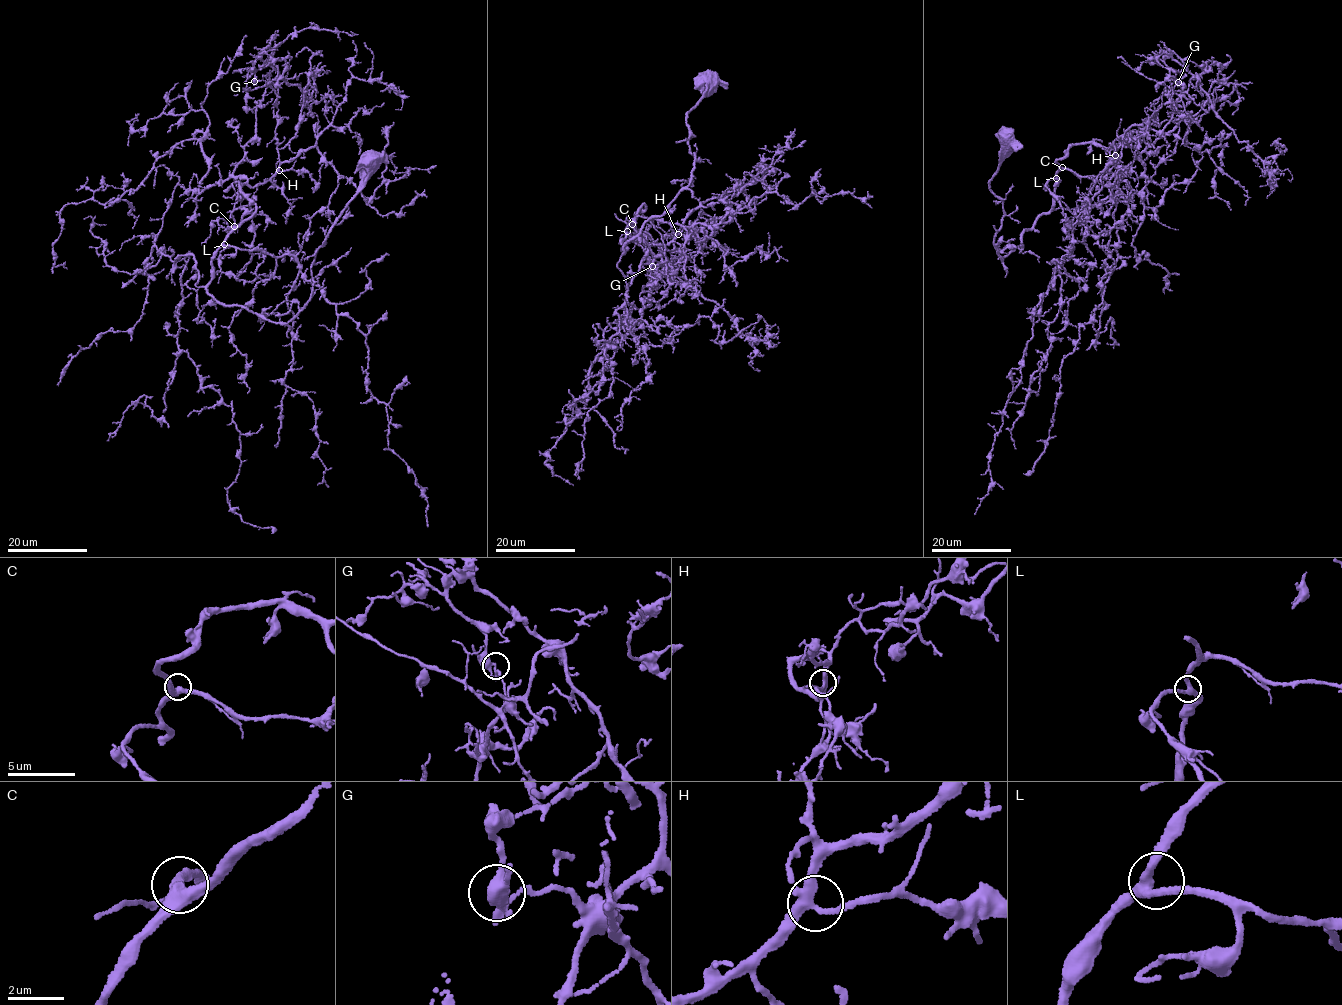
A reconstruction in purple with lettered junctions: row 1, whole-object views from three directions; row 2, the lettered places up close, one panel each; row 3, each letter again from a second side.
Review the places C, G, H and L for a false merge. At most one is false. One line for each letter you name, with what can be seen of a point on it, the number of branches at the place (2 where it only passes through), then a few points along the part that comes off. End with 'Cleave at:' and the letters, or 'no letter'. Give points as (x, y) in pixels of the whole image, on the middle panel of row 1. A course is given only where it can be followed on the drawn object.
G: place (652, 266); branches 2; course (652, 266), (641, 242), (668, 271), (712, 300), (752, 339), (756, 351), (749, 364), (756, 369)
Cleave at: G

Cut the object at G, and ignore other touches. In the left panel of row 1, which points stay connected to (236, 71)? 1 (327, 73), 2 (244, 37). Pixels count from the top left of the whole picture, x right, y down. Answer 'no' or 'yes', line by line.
1: yes
2: no

